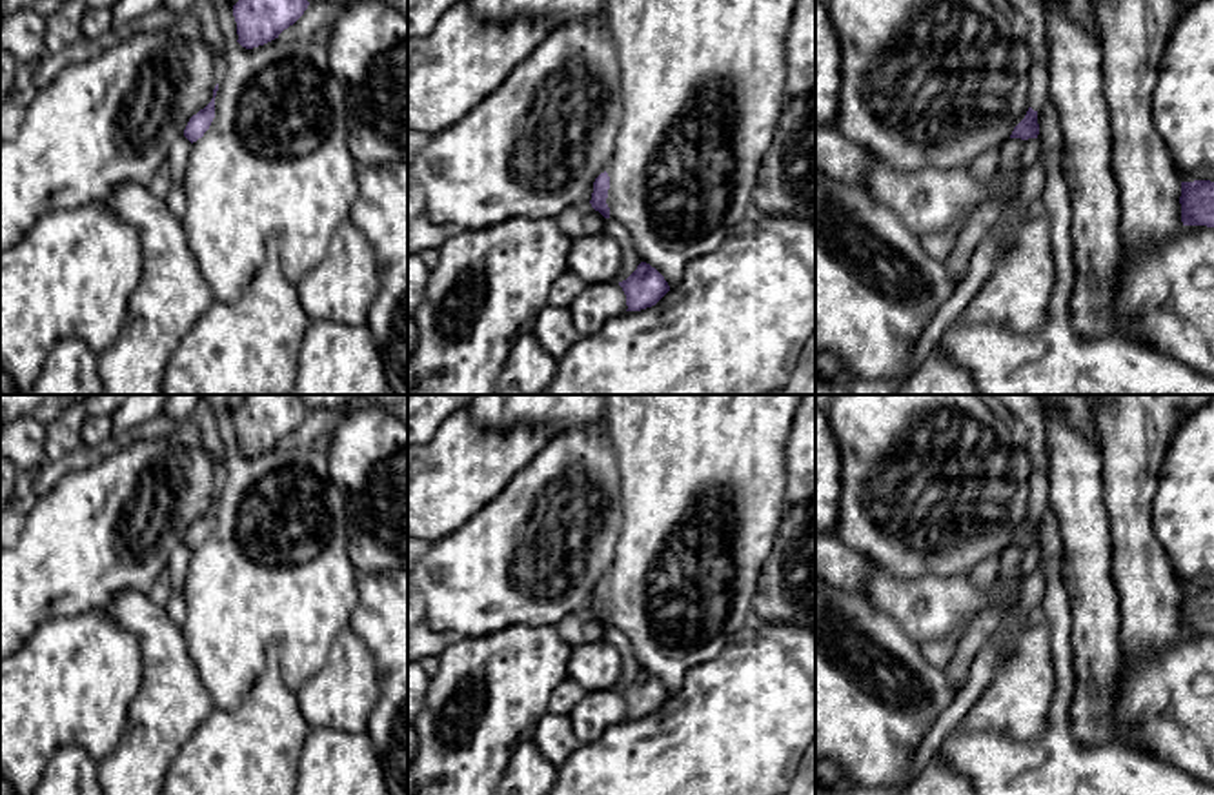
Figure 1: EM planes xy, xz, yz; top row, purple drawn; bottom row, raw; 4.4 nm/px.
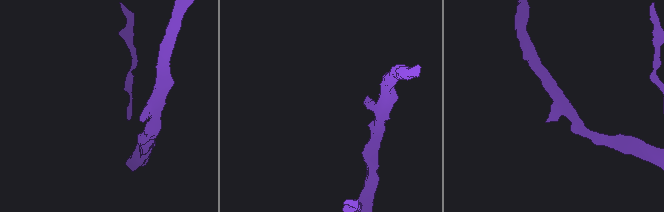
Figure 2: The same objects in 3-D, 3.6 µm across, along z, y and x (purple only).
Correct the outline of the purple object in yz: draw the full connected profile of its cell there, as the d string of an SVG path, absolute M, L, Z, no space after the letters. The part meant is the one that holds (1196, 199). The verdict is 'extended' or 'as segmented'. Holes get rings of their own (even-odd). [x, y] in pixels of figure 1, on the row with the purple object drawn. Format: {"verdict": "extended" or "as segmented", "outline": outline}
{"verdict": "as segmented", "outline": "M1181 182L1179 204L1183 226L1214 227L1214 182Z"}

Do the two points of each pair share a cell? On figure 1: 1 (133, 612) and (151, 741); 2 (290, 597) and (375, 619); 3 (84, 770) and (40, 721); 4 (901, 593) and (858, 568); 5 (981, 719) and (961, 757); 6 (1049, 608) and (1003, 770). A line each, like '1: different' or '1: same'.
1: same
2: different
3: different
4: different
5: different
6: same

